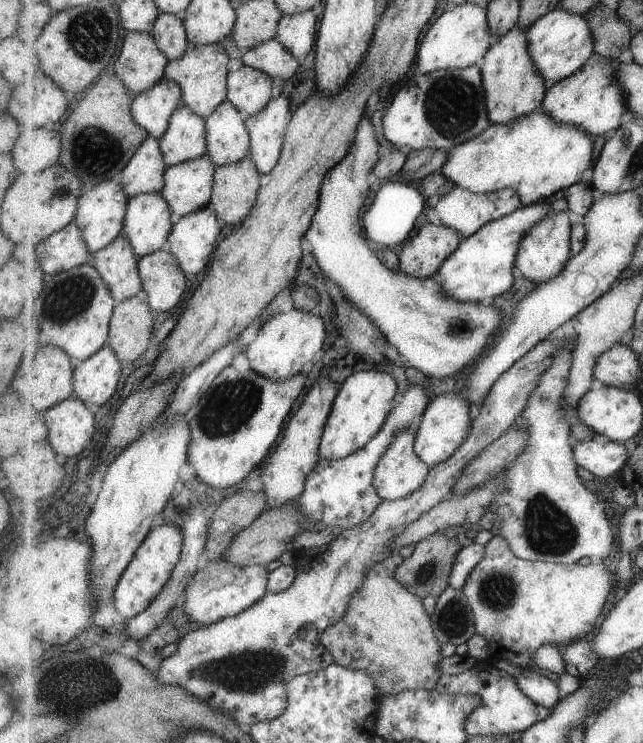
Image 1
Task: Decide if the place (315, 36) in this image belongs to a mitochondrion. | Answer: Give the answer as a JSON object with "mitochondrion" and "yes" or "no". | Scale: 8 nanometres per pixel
{"mitochondrion":"no"}

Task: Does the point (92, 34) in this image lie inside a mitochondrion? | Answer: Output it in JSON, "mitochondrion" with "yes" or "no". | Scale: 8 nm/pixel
{"mitochondrion":"yes"}

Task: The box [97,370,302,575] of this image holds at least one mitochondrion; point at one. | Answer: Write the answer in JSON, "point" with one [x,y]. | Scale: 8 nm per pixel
{"point":[223,413]}

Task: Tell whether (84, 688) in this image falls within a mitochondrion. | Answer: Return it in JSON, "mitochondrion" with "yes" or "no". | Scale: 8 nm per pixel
{"mitochondrion":"yes"}

